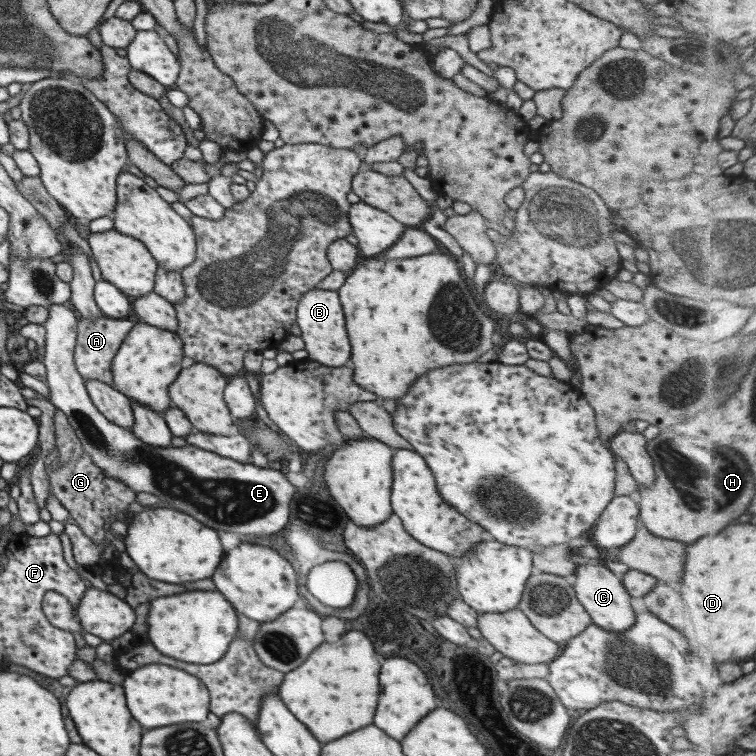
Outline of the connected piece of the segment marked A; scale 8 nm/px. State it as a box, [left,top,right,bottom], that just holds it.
[74,315,133,386]

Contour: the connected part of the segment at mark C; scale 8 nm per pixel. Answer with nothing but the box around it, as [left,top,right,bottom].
[574,563,635,633]

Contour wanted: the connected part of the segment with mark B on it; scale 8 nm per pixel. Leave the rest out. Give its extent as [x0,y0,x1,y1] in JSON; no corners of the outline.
[295,288,351,368]

